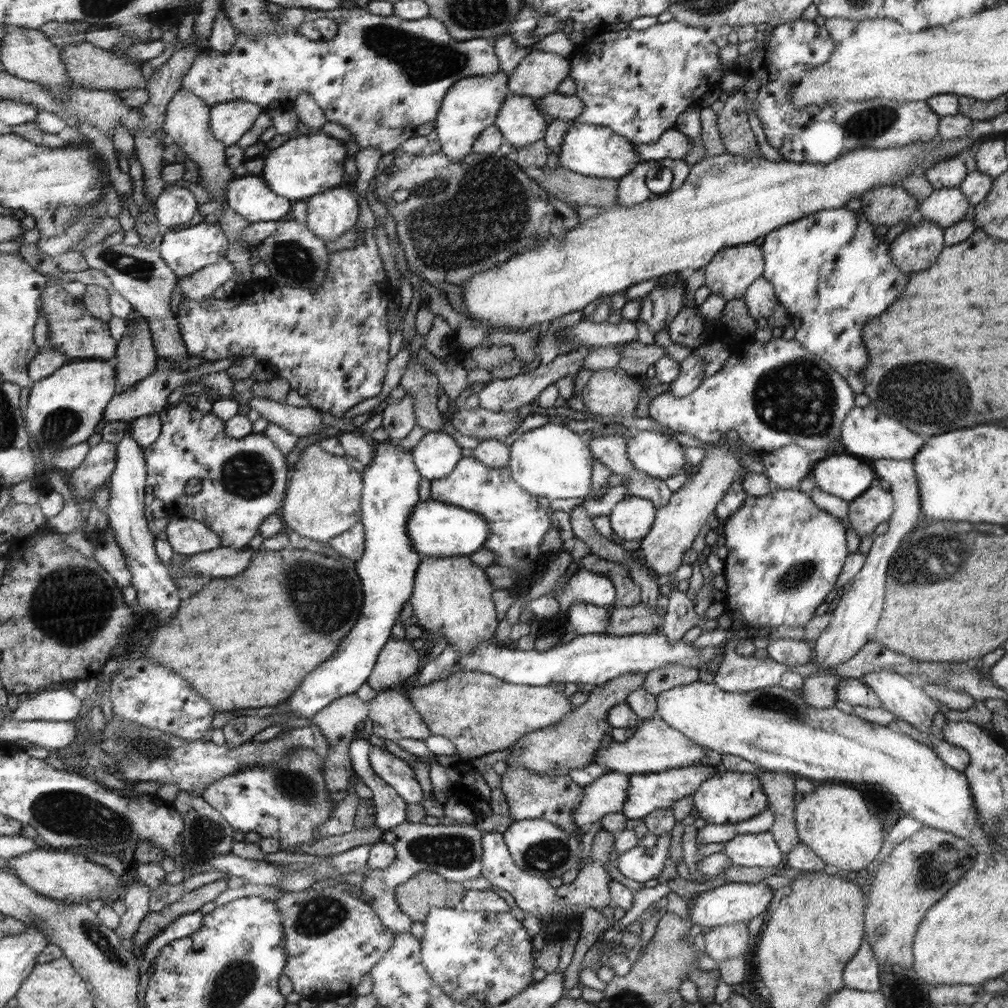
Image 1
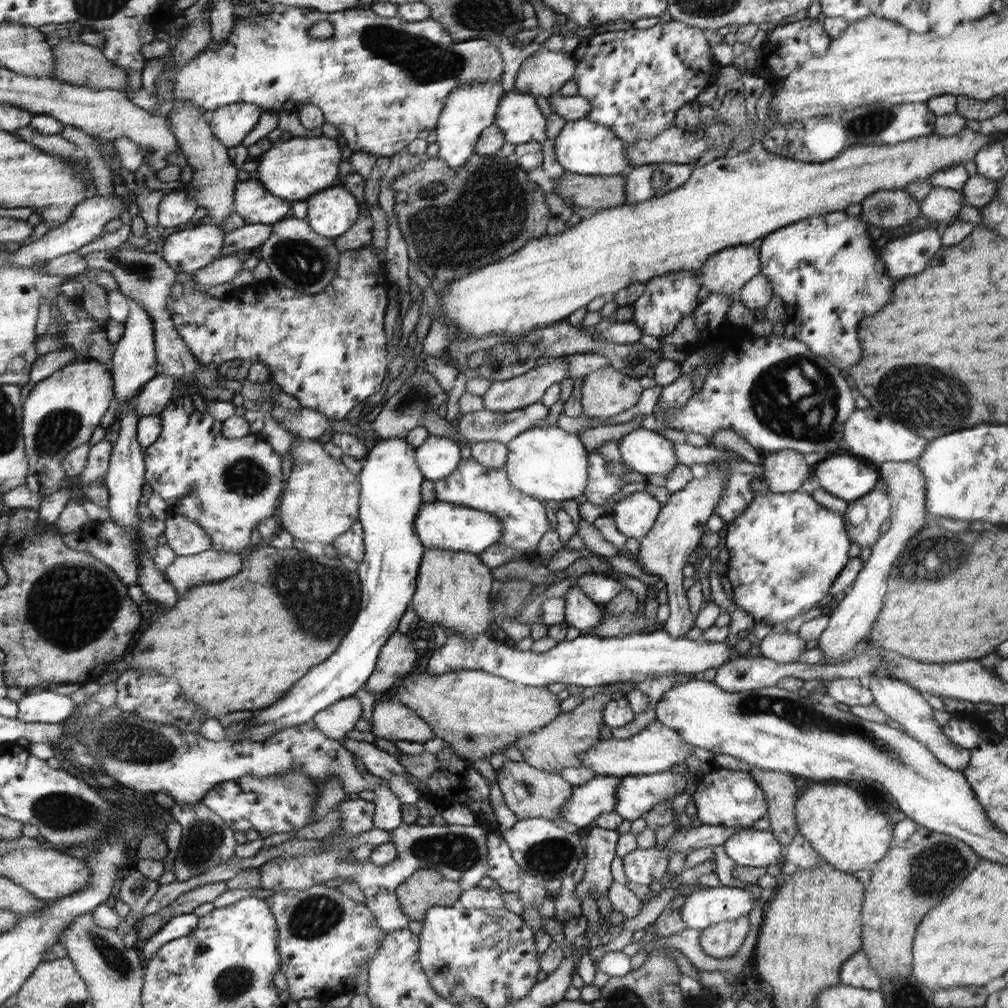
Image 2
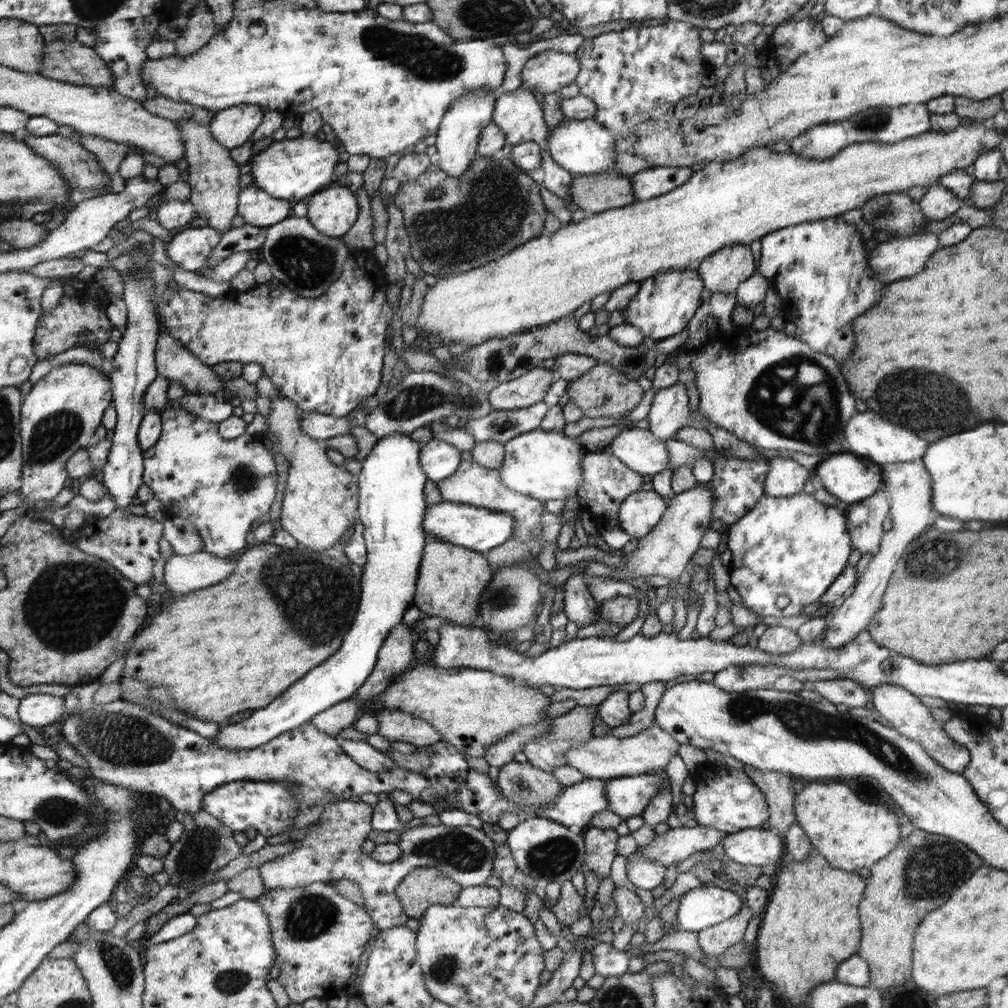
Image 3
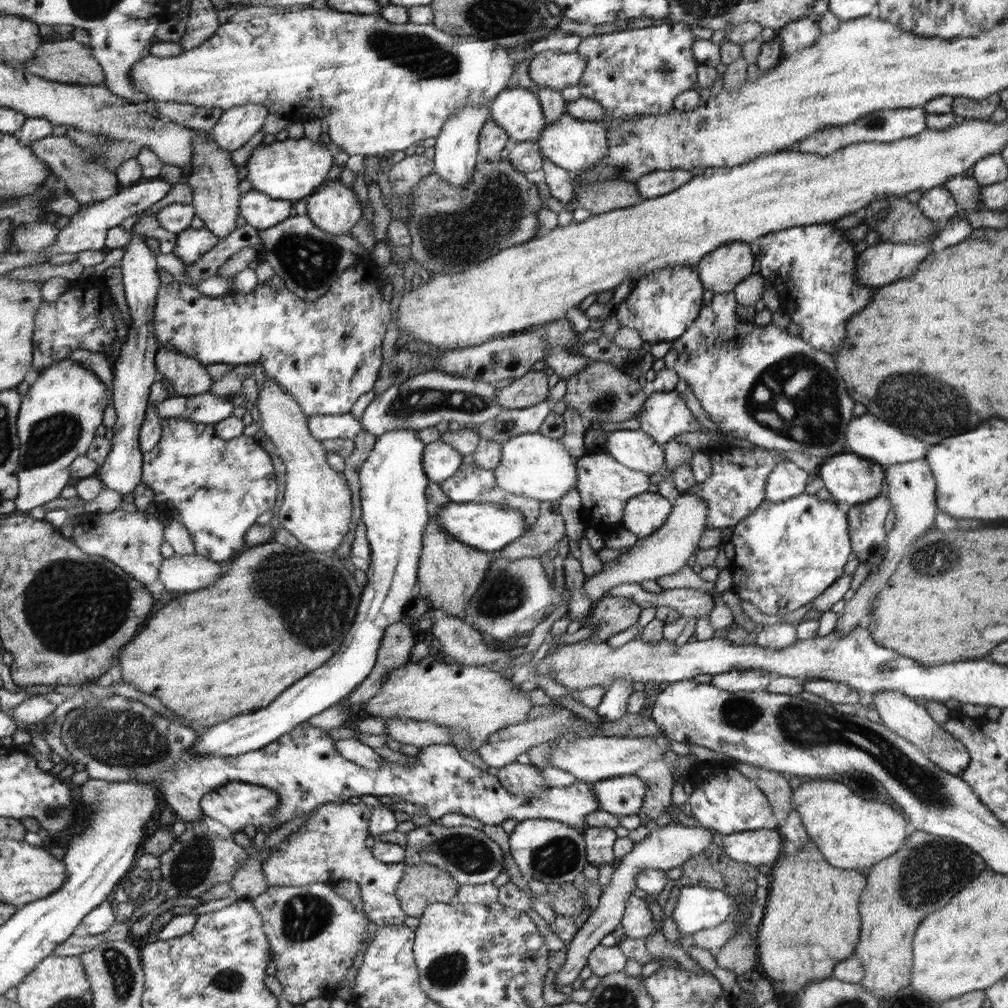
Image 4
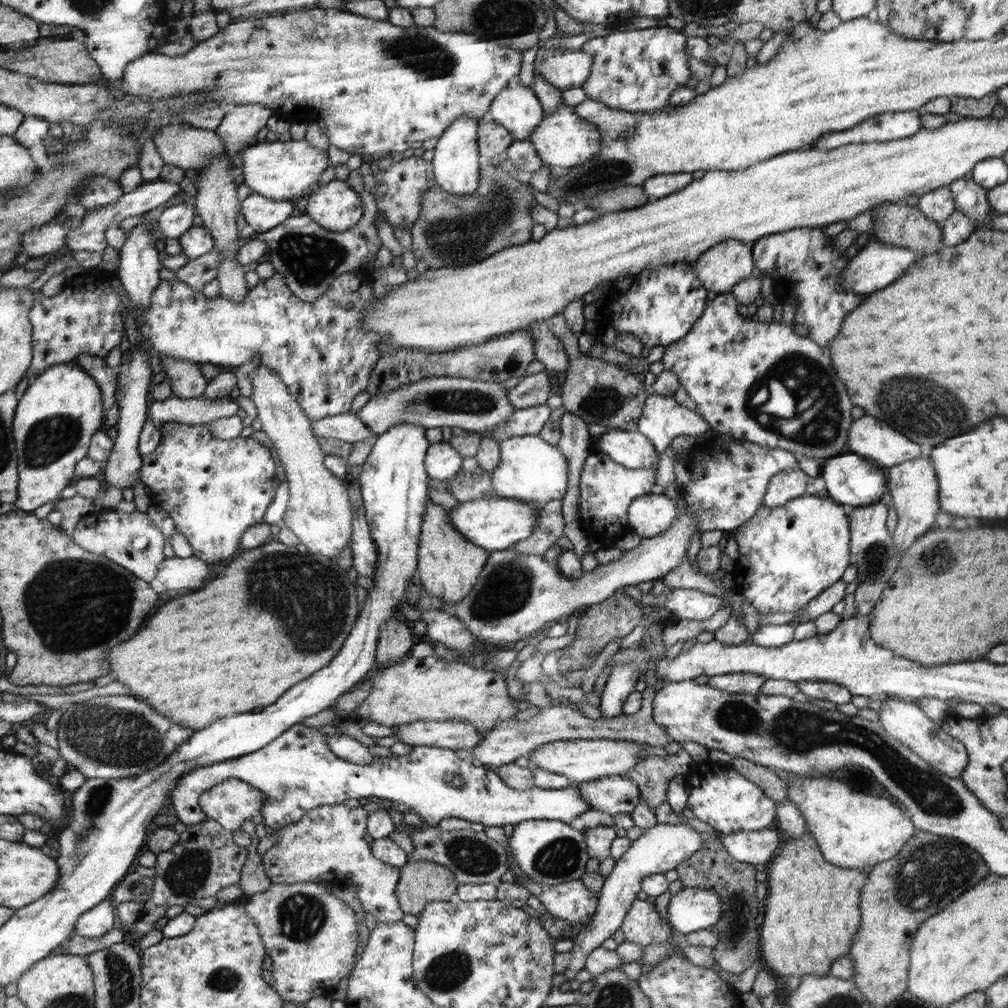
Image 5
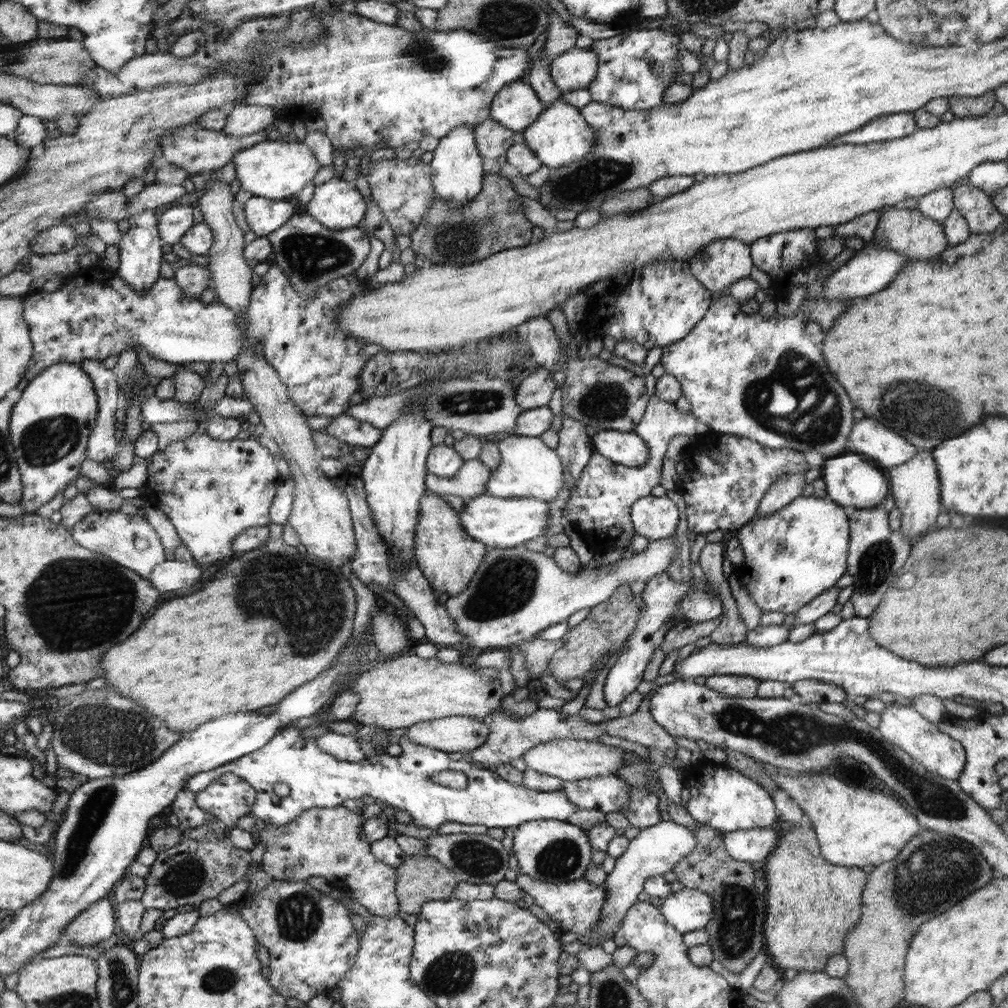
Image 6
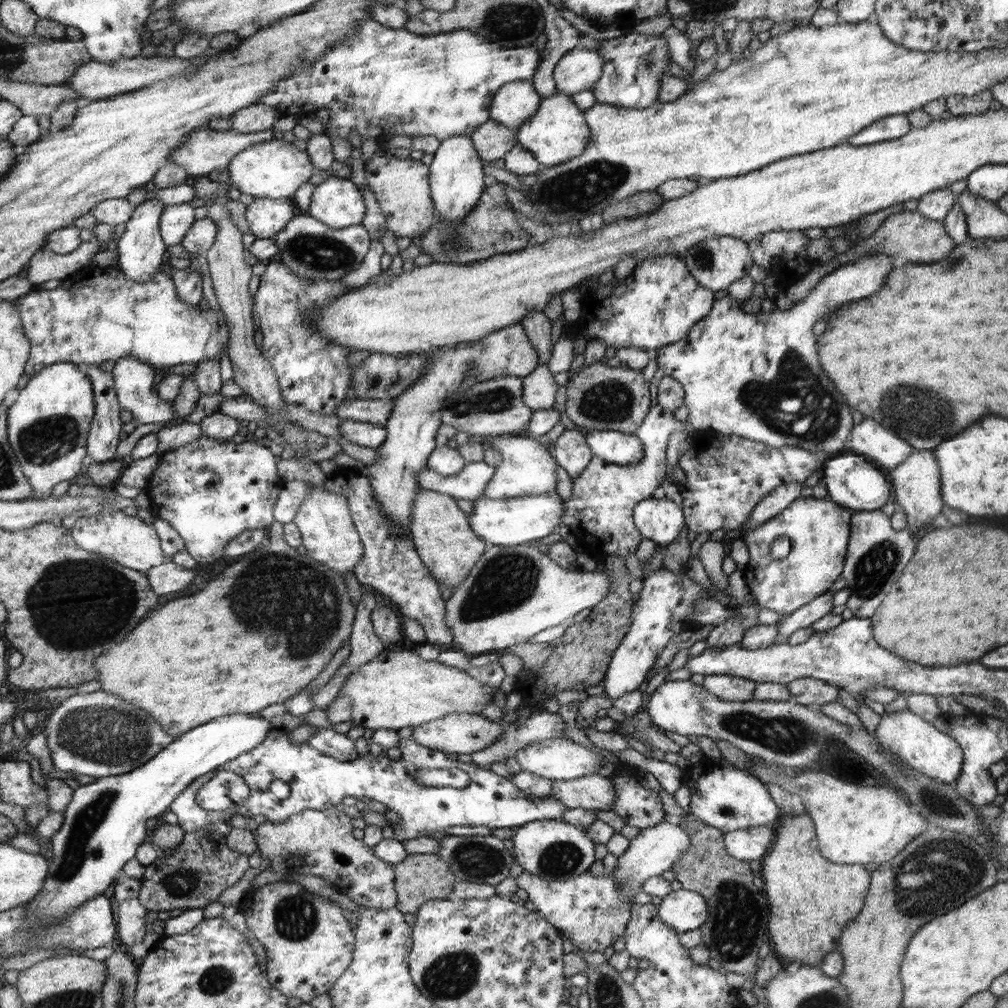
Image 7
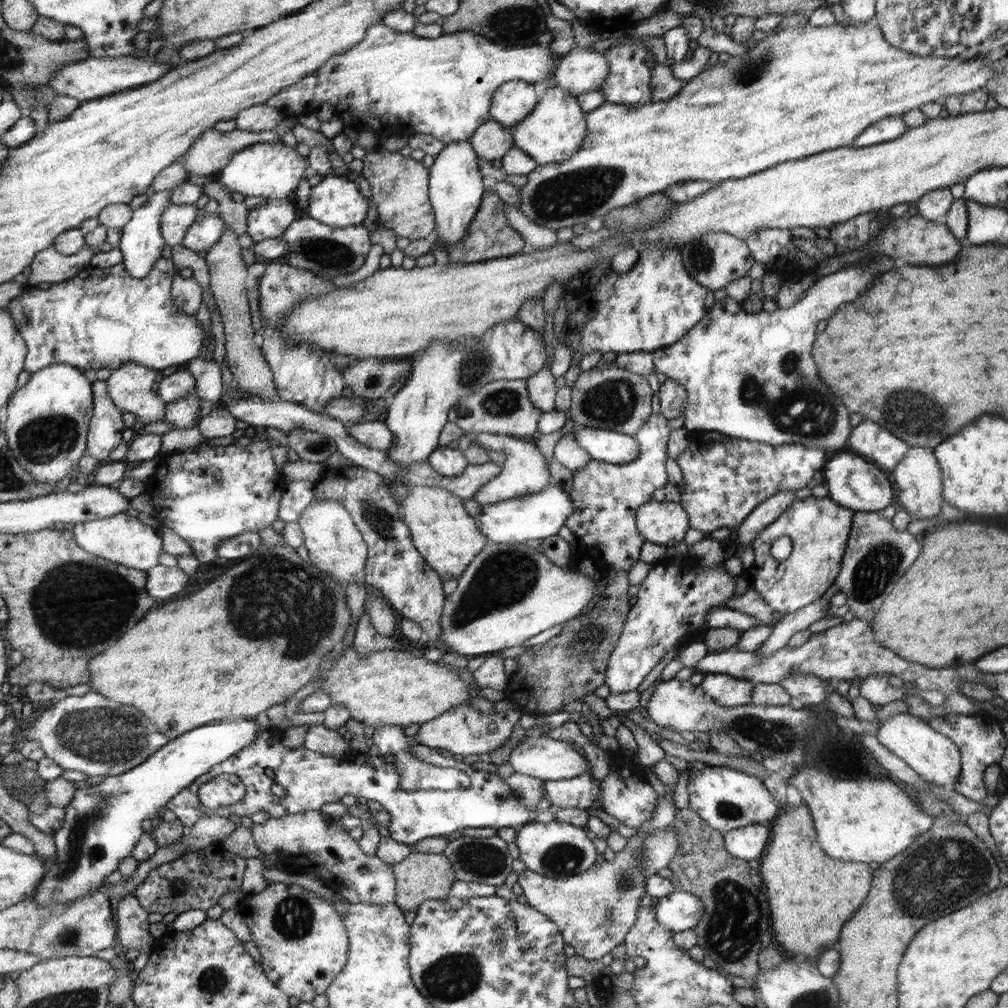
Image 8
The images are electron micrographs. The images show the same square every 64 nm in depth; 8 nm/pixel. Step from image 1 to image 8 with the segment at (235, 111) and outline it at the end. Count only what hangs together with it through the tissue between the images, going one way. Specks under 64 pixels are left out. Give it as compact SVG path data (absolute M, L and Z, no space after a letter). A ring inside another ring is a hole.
M258 104L246 108L236 115L236 128L248 132L274 131L275 128L285 119L285 114L277 108L268 104Z

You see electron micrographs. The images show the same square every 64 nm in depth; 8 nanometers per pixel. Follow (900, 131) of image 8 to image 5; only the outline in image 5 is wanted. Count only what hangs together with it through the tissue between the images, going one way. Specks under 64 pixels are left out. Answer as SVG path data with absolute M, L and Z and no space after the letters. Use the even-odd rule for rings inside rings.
M919 111L882 112L858 124L858 128L850 128L848 132L834 132L832 136L824 135L810 148L824 151L844 147L844 144L881 143L900 140L916 135L922 130Z

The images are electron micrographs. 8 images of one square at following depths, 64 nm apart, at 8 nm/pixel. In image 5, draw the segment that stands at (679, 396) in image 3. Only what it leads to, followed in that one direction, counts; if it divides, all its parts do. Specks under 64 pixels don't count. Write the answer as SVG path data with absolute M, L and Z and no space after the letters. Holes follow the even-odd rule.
M651 393L645 414L636 430L649 437L654 449L662 453L676 436L702 436L711 426L694 410L684 408L674 396Z

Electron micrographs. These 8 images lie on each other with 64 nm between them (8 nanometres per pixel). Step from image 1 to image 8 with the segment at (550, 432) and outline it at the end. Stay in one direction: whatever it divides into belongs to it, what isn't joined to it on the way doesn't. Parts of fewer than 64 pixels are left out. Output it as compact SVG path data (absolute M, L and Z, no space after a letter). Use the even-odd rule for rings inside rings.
M468 433L468 438L473 444L478 444L481 448L502 452L508 461L505 463L504 470L486 485L480 487L476 496L479 504L496 504L504 500L533 495L546 490L550 483L555 481L552 474L548 472L548 464L545 457L538 450L536 444L524 438L510 437L490 433Z

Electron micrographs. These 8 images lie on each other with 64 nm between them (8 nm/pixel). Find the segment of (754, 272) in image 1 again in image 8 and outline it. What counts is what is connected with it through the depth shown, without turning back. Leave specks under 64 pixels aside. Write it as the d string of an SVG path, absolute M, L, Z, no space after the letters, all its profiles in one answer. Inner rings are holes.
M708 232L693 243L678 246L685 270L693 275L706 288L720 290L729 286L733 280L748 276L755 260L750 256L748 244L726 232Z

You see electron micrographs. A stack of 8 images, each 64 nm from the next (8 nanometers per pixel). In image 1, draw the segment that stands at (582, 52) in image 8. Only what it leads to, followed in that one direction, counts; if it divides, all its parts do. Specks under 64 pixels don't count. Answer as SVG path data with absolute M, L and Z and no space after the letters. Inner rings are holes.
M537 49L520 60L508 77L508 87L512 95L540 99L556 93L558 86L570 76L571 70L570 59Z

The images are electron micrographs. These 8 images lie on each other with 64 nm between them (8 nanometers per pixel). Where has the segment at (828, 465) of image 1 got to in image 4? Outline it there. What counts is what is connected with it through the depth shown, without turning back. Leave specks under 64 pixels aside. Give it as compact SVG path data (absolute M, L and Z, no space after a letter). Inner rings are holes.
M854 453L825 458L816 476L822 478L834 502L851 507L880 496L884 482L884 470L878 464Z

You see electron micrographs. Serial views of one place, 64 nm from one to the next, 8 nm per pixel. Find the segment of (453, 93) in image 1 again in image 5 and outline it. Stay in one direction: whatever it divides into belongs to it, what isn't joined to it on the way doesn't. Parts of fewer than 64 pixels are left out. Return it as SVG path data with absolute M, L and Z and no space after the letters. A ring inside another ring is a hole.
M460 116L450 124L445 134L438 138L434 147L434 157L431 160L433 180L446 193L452 193L455 196L472 195L481 186L481 168L478 162L480 128L481 120L476 120L472 116Z

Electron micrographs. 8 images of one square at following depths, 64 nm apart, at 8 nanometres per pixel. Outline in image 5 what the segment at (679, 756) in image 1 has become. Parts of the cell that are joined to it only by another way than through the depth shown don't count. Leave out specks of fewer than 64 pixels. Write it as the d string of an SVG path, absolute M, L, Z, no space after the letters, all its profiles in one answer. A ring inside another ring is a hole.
M559 740L543 744L530 753L530 763L542 770L566 776L576 784L604 779L611 776L626 776L630 769L636 767L636 761L644 759L641 750L646 744L630 742L630 740Z

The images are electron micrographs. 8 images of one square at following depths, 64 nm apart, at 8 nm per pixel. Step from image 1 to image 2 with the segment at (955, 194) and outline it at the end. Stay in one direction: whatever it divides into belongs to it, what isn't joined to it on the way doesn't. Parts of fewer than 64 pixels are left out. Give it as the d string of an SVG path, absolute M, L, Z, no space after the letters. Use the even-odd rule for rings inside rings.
M933 186L932 191L920 202L921 213L935 222L951 224L958 211L966 206L960 192Z

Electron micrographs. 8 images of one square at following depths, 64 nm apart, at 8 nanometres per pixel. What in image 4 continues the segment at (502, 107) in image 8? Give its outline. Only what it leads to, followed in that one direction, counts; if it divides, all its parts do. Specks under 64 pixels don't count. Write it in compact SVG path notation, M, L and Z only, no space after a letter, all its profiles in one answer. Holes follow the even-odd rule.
M520 86L506 88L489 104L489 108L489 121L508 133L511 144L538 142L548 122L540 98Z

